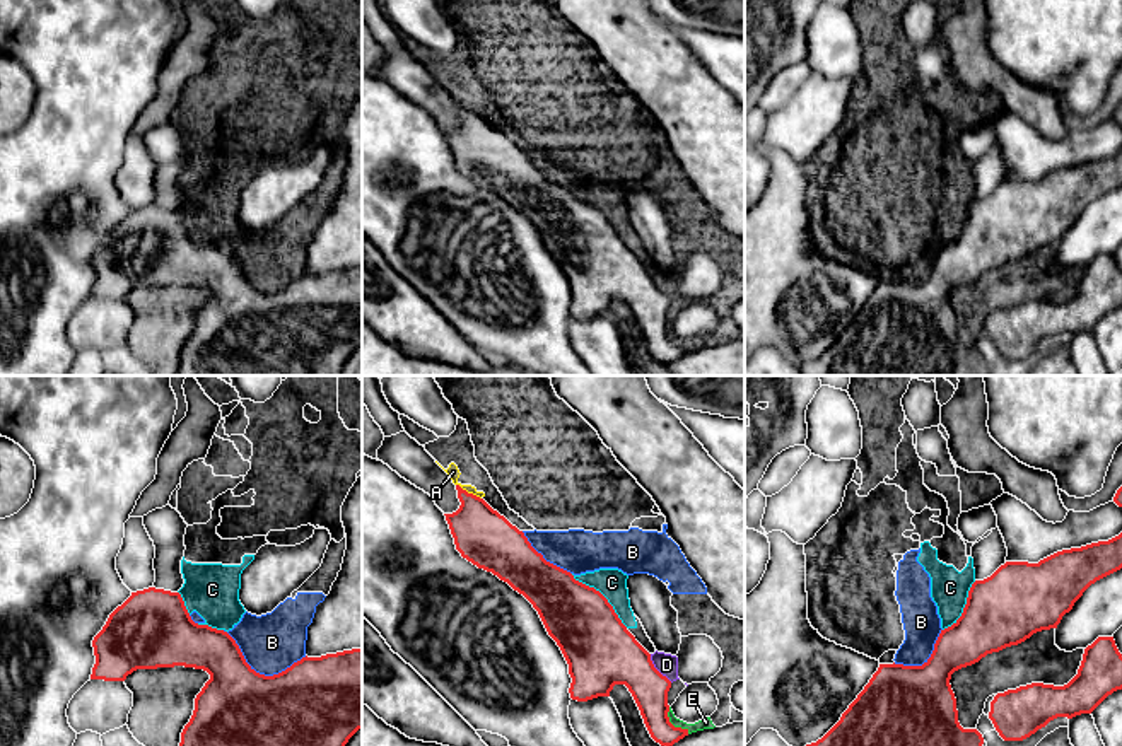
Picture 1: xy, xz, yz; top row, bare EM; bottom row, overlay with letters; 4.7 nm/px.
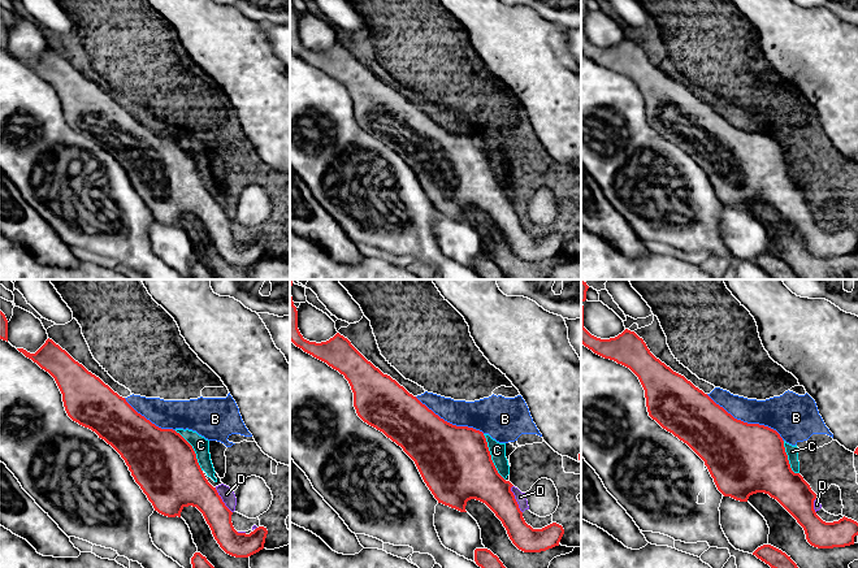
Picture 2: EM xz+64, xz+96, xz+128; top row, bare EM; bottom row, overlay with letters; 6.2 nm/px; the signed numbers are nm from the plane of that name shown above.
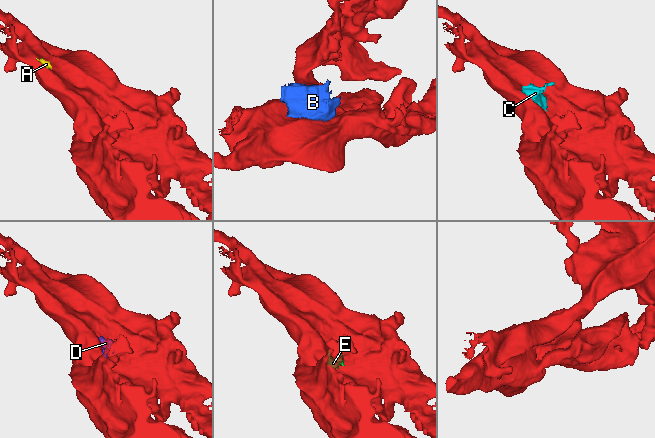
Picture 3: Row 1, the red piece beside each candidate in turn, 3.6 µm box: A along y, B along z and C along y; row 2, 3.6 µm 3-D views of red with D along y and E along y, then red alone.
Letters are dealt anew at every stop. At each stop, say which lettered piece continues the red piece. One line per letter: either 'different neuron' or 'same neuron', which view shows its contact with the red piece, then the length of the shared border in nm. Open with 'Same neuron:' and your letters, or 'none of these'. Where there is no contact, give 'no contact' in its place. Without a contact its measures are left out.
Same neuron: none of these
A: different neuron | xz | 140 nm
B: different neuron | xy | 420 nm
C: different neuron | xz | 380 nm
D: different neuron | xz | 170 nm
E: different neuron | xz | 160 nm

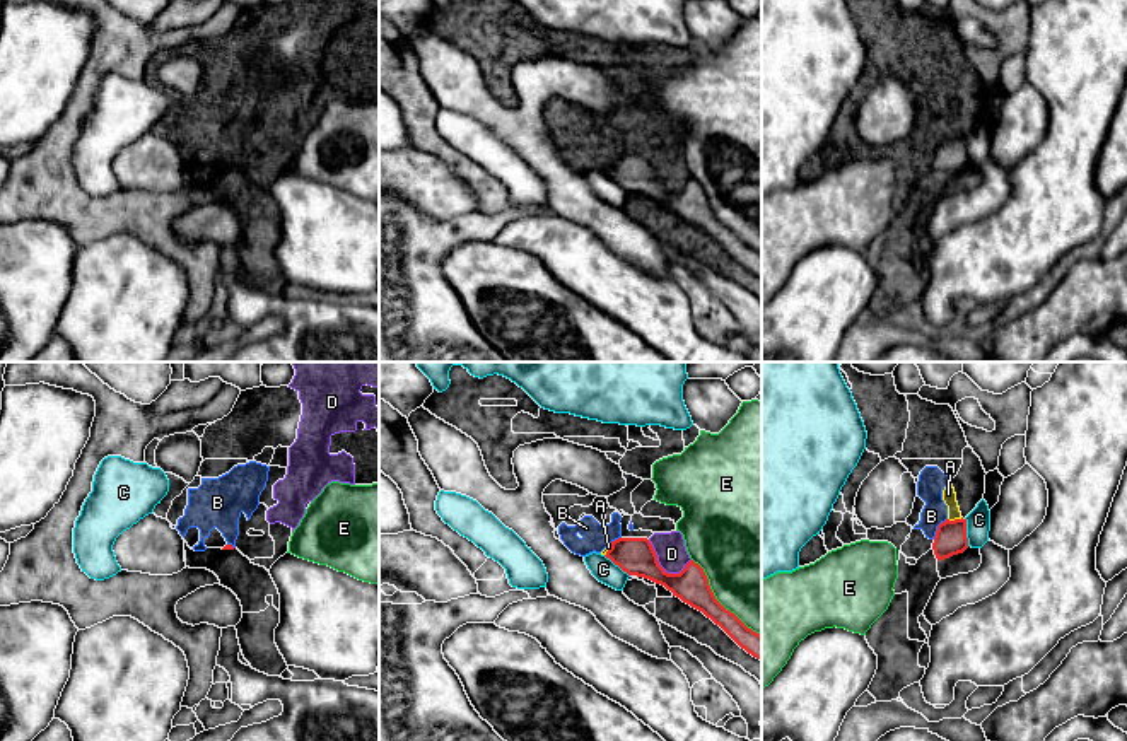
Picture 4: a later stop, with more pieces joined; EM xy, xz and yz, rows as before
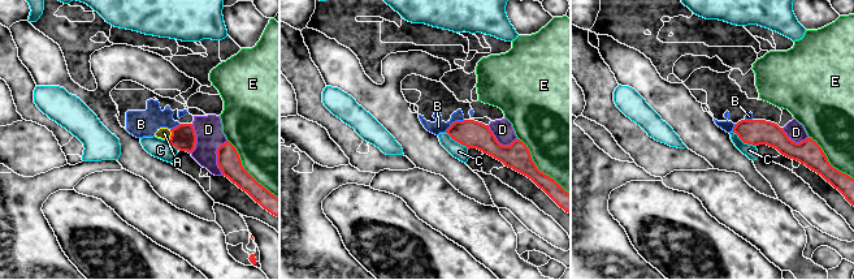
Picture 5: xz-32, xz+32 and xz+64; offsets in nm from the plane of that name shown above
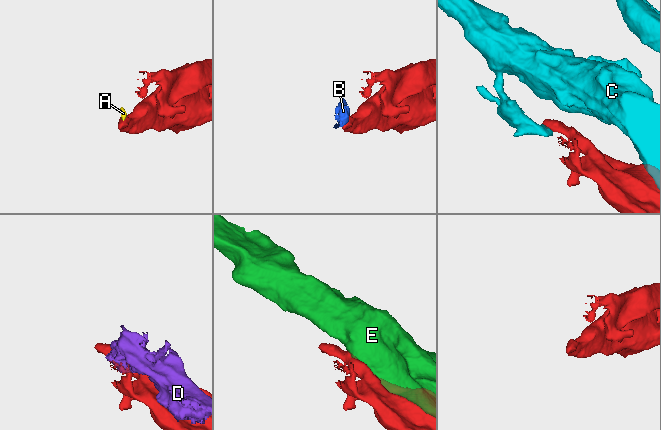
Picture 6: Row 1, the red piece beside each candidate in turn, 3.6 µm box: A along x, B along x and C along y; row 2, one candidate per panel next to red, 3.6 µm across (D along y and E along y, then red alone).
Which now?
Same neuron: none of these
A: different neuron | yz | 70 nm
B: different neuron | yz | 120 nm
C: different neuron | yz | 140 nm
D: different neuron | xz | 220 nm
E: different neuron | xz | 480 nm

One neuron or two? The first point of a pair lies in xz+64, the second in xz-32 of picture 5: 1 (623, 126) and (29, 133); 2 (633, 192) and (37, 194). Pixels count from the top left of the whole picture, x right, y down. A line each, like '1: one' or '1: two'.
1: two
2: two

